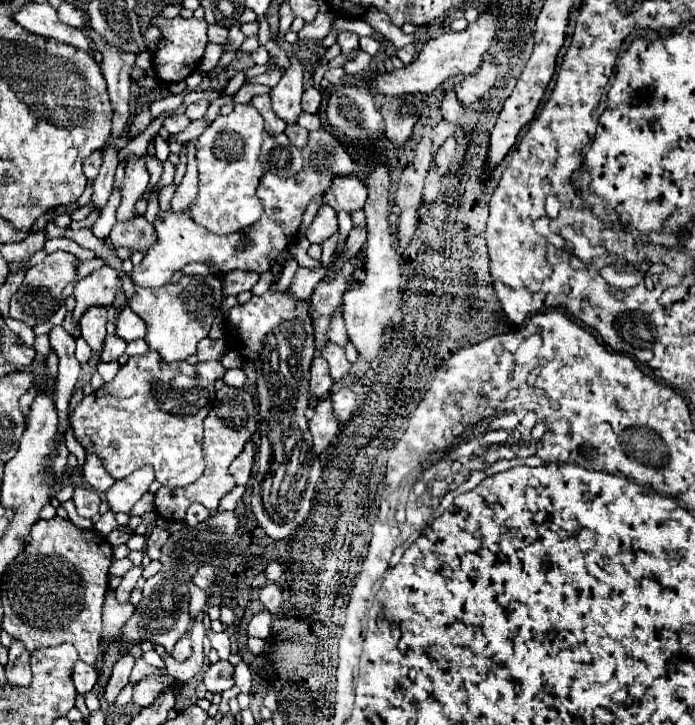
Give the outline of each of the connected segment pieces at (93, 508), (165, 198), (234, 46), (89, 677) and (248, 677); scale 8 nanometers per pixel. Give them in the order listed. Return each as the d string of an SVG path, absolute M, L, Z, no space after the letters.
M76 487L72 501L76 503L78 515L80 515L80 517L90 519L92 515L96 515L96 513L98 513L98 505L102 503L102 497L100 497L96 491L92 491L92 489Z
M171 184L164 188L162 188L162 191L159 192L158 201L159 201L159 208L163 211L168 211L168 209L171 209L171 200L174 196L174 193L176 191L176 186Z
M232 27L228 43L224 43L224 51L238 51L240 45L242 45L242 41L244 41L244 35L242 35L240 27Z
M78 661L74 665L74 673L72 673L72 679L74 679L74 685L76 685L76 691L80 695L86 695L92 691L96 679L98 679L98 671L92 667L92 665L86 665L84 661Z
M238 663L236 665L236 671L234 671L234 679L236 679L236 685L242 693L248 693L250 691L250 685L252 685L252 673L250 673L250 667L246 663Z

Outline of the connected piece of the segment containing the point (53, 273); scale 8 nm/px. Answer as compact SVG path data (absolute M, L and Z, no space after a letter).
M56 251L52 255L46 255L46 259L42 263L30 267L24 277L24 283L10 299L10 317L24 321L30 327L46 323L60 309L62 291L68 283L72 283L76 279L76 271L78 271L80 263L82 263L80 257L76 257L68 251Z

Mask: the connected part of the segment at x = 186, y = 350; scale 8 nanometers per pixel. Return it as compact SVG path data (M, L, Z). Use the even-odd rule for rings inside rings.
M182 277L178 283L166 283L158 289L134 285L134 297L128 299L130 309L148 325L146 343L168 363L184 361L188 355L196 353L196 343L208 335L220 303L222 281L218 277Z

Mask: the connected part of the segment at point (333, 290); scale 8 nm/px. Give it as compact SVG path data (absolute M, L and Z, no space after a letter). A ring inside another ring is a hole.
M346 261L342 271L336 273L336 277L332 281L318 283L318 287L314 289L310 315L312 315L312 321L314 321L316 349L320 349L320 345L324 345L324 341L328 339L326 331L328 331L330 317L334 315L334 311L342 303L342 295L348 289L348 283L354 279L352 271L354 271L354 265L350 261Z

